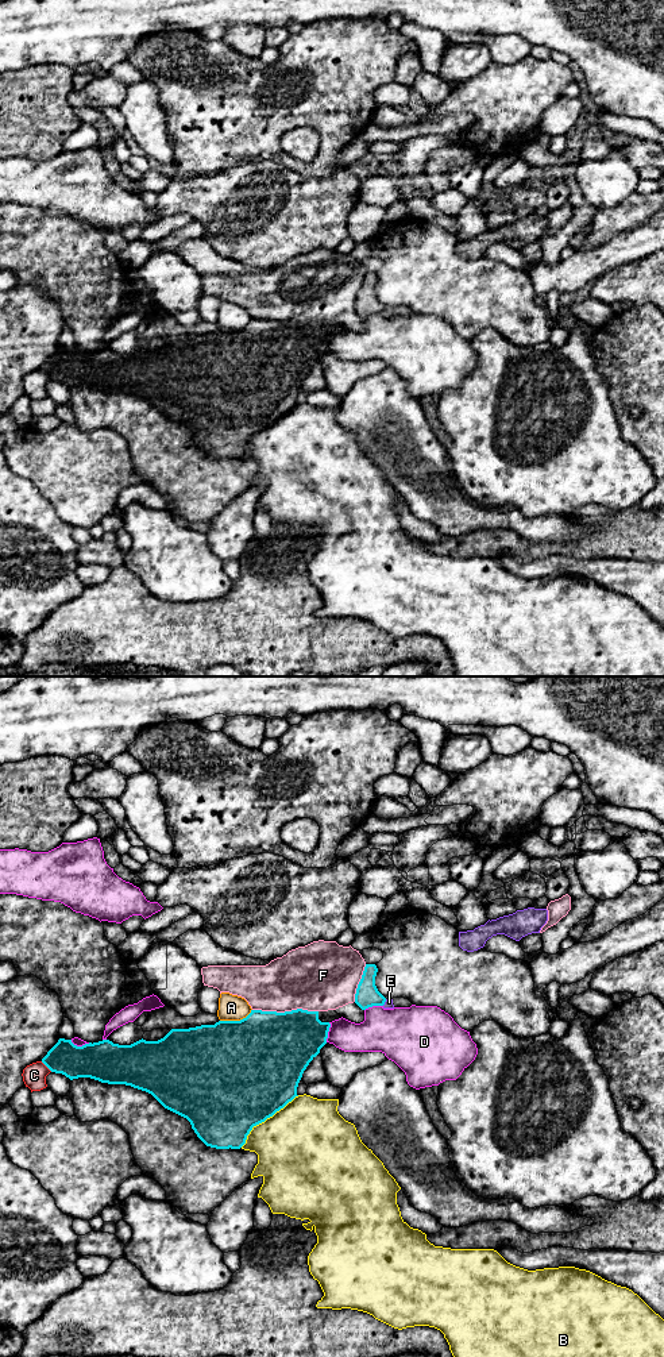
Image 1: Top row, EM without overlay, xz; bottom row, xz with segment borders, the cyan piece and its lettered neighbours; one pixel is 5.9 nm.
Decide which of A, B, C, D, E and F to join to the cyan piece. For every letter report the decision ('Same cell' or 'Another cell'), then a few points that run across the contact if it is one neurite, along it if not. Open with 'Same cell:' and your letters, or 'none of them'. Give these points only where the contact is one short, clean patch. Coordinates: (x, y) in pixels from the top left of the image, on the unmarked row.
Same cell: E
A: Another cell
B: Another cell
C: Another cell
D: Another cell
E: Same cell. Line: xz (367, 304), (385, 309), (389, 311)
F: Another cell

